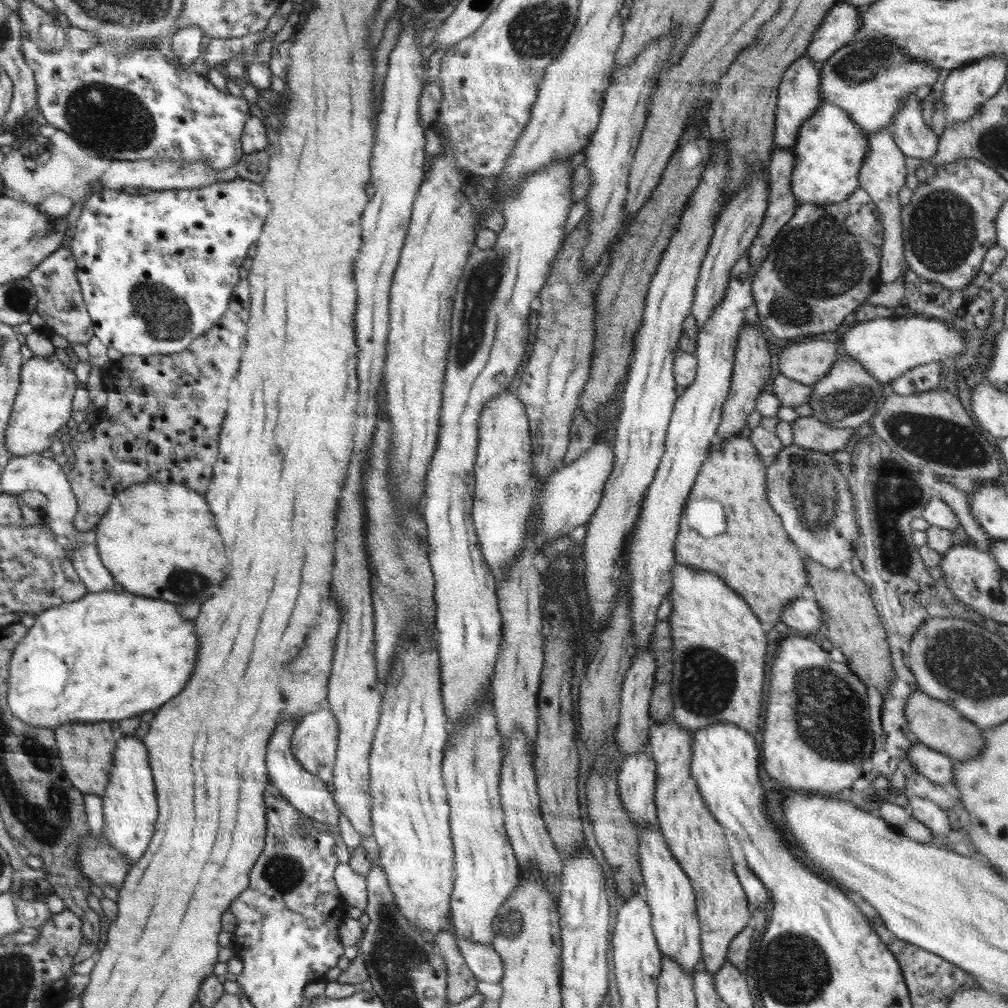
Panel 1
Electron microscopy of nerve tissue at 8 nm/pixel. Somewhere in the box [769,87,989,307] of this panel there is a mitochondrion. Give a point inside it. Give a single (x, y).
(942, 230)

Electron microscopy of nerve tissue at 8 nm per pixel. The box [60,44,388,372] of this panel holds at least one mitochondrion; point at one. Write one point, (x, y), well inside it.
(110, 120)

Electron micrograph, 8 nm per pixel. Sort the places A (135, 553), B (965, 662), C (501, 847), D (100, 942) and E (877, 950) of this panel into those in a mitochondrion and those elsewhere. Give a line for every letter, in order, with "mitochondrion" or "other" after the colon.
A: other
B: mitochondrion
C: other
D: other
E: other

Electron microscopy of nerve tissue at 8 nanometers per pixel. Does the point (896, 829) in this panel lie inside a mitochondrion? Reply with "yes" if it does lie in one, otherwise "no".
no

